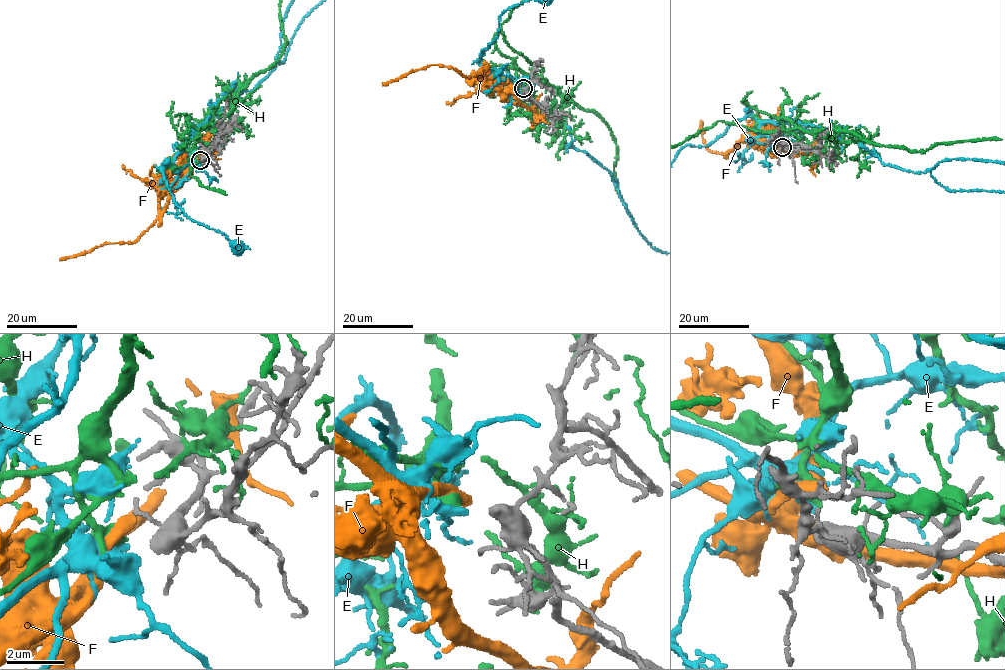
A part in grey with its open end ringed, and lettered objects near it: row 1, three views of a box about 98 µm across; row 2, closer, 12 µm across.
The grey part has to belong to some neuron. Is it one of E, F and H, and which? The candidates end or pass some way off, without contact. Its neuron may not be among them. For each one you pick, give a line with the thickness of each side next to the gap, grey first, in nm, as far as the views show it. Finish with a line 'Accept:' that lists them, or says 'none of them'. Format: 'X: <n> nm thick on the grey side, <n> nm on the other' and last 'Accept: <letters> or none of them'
E: 360 nm thick on the grey side, 190 nm on the other
Accept: E

